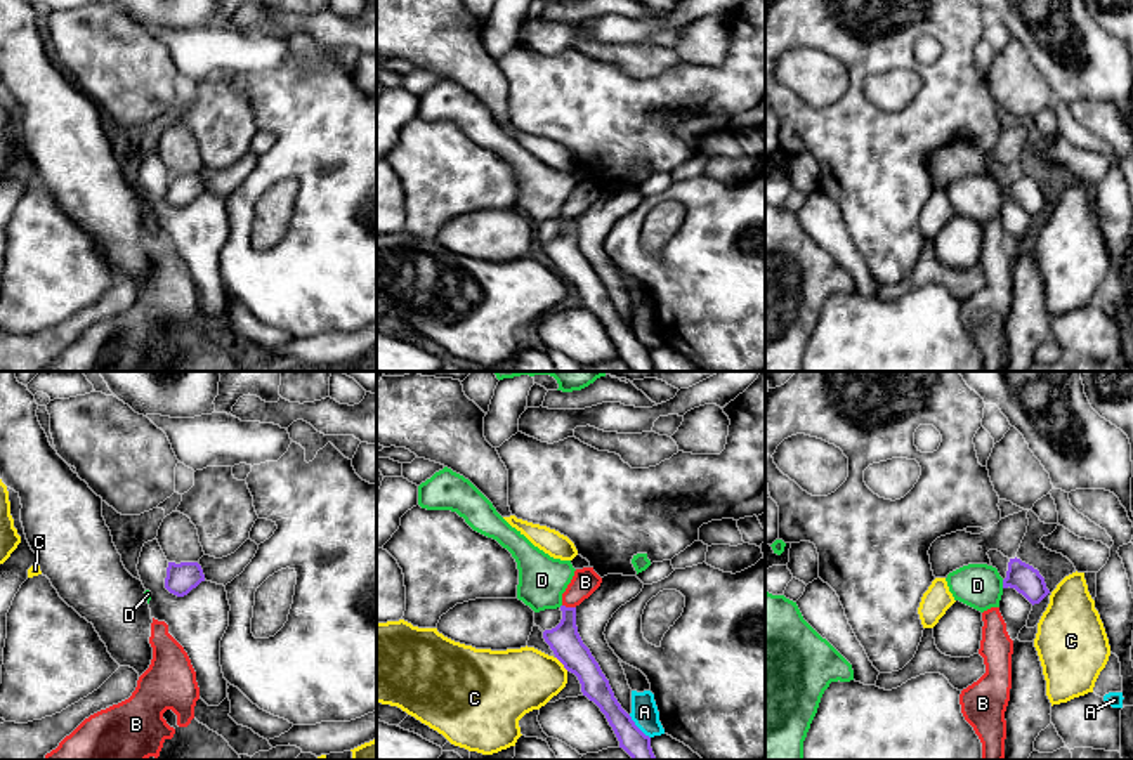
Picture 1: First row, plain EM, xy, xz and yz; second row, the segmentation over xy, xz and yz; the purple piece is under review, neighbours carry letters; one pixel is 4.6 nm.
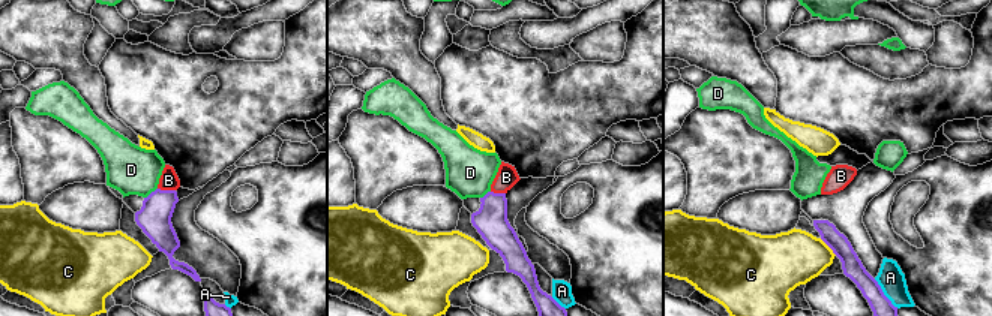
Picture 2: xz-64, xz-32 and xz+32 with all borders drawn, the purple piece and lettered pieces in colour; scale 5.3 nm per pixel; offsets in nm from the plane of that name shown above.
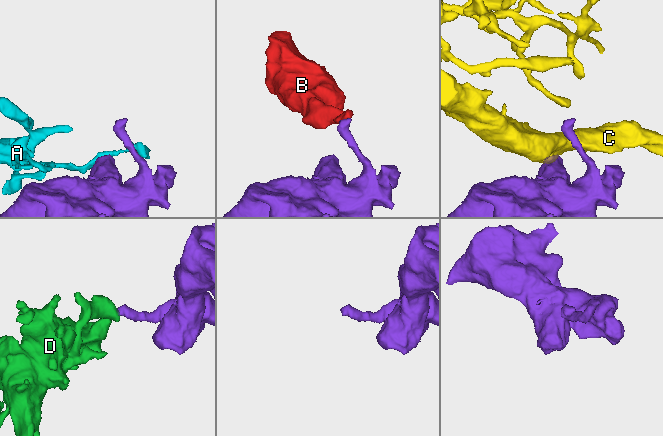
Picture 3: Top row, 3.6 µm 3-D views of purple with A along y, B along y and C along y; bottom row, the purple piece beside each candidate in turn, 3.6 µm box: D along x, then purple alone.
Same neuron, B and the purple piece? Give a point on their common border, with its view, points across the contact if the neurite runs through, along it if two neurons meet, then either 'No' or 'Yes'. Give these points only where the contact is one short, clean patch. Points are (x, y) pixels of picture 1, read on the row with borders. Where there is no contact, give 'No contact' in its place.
Touches purple at xz (569, 608). Boundary: xz (563, 604), (575, 608). No

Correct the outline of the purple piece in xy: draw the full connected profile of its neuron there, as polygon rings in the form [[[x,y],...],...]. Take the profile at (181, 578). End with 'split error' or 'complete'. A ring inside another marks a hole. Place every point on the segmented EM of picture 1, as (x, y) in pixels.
[[[168,562],[165,588],[170,593],[184,597],[201,581],[205,581],[205,574],[198,562]]]; complete

